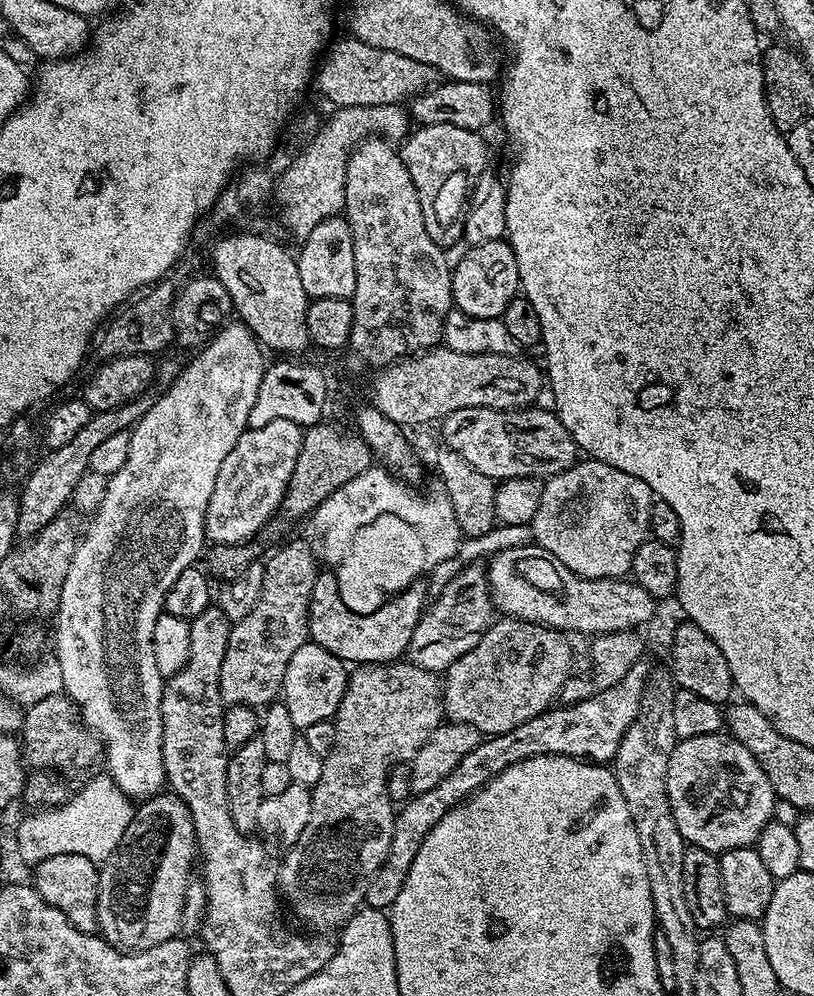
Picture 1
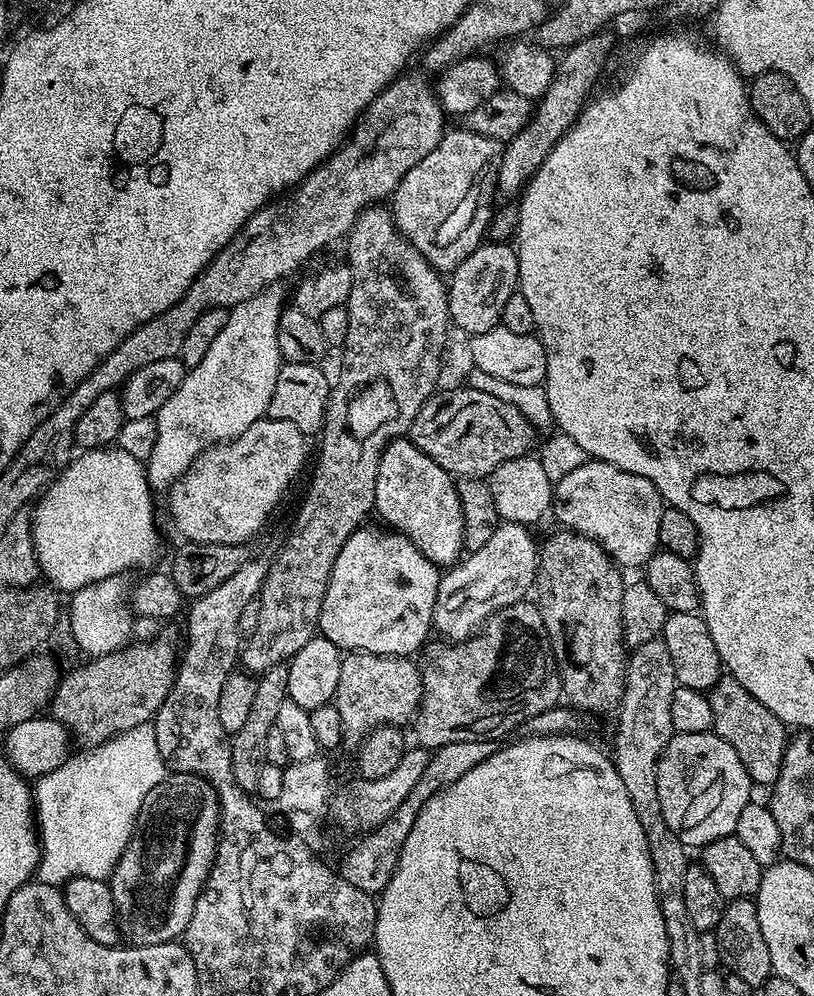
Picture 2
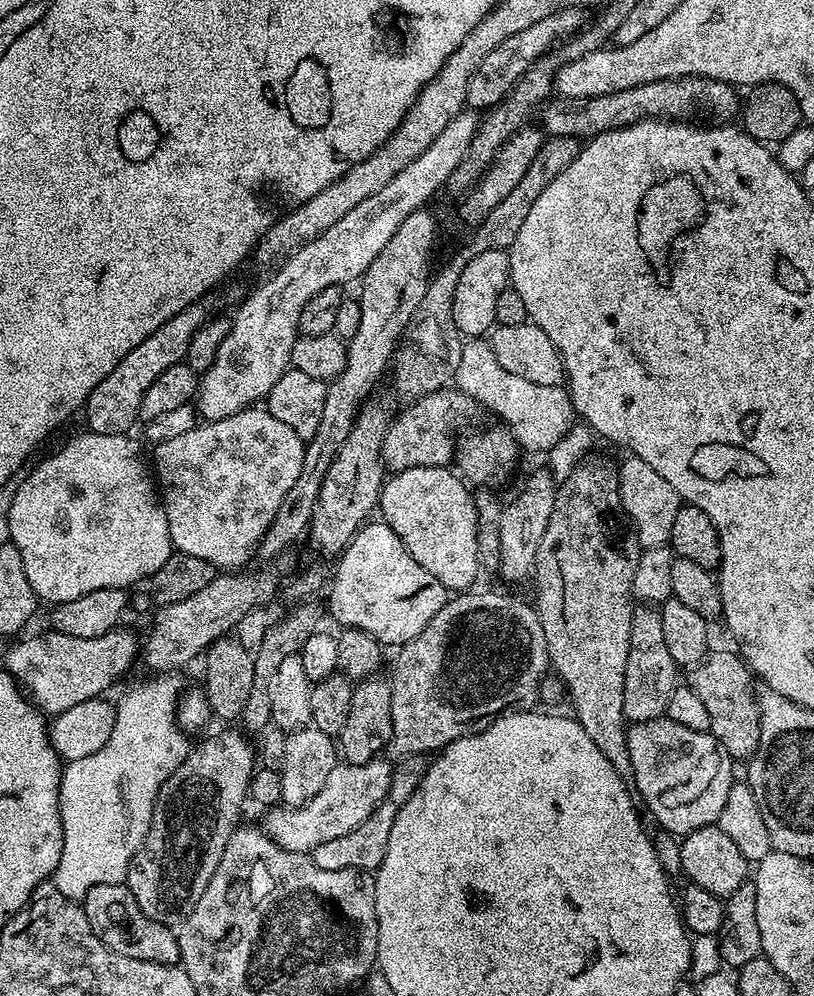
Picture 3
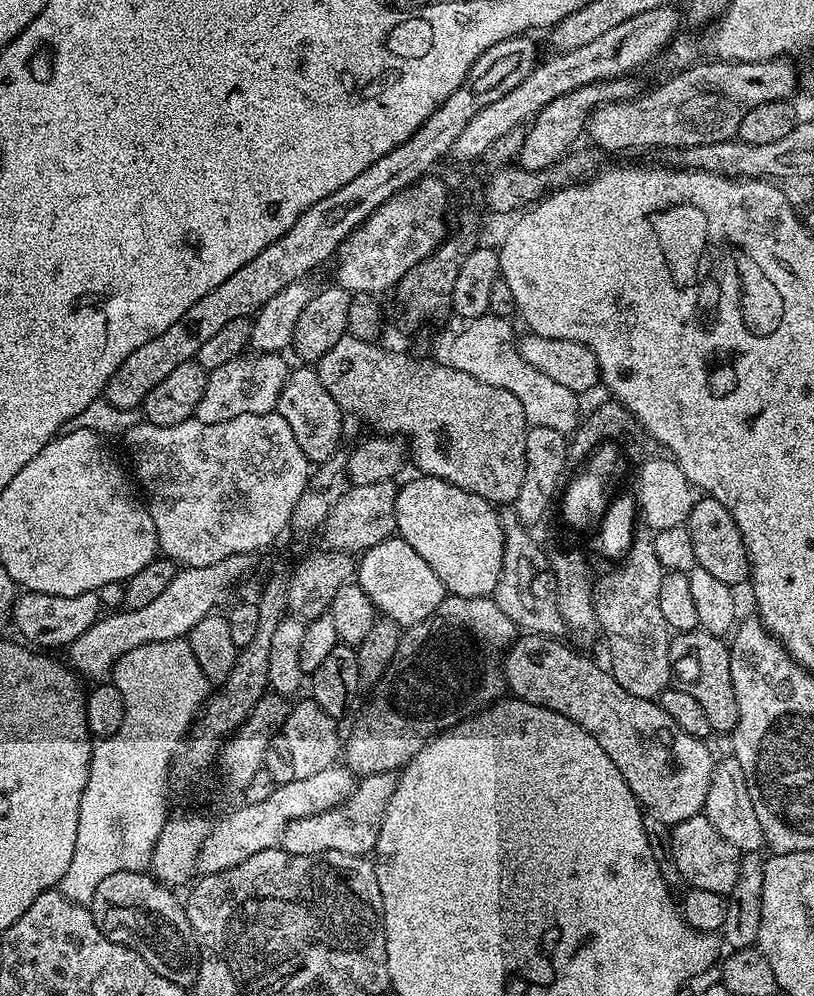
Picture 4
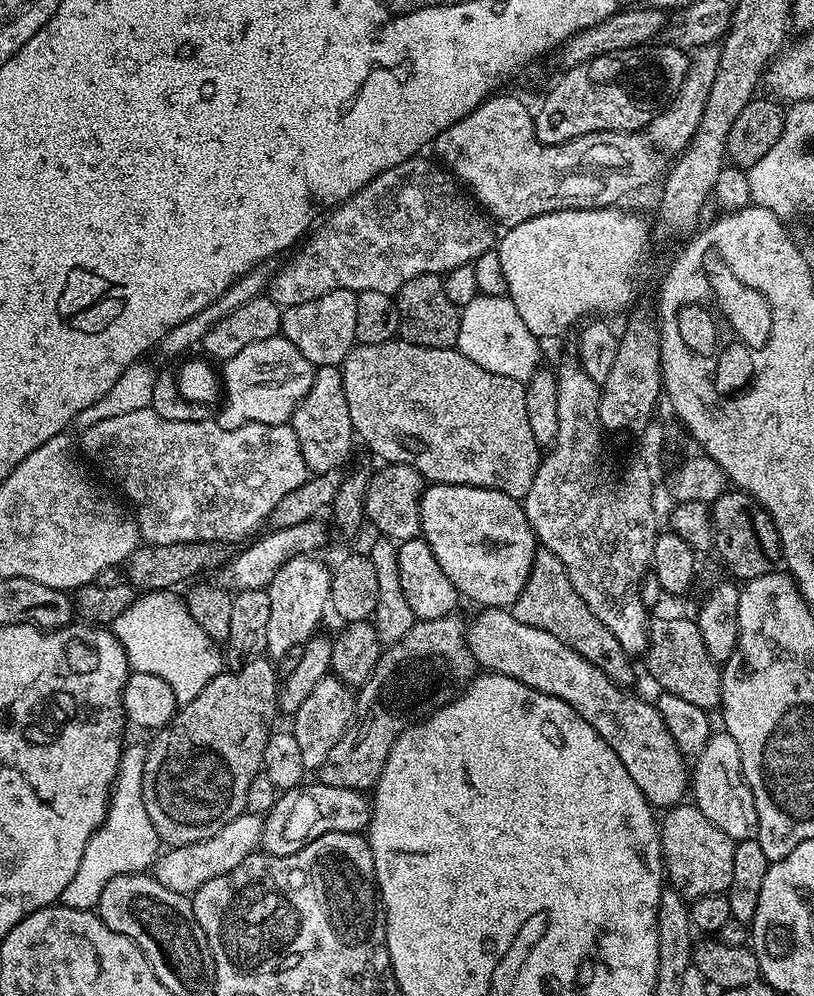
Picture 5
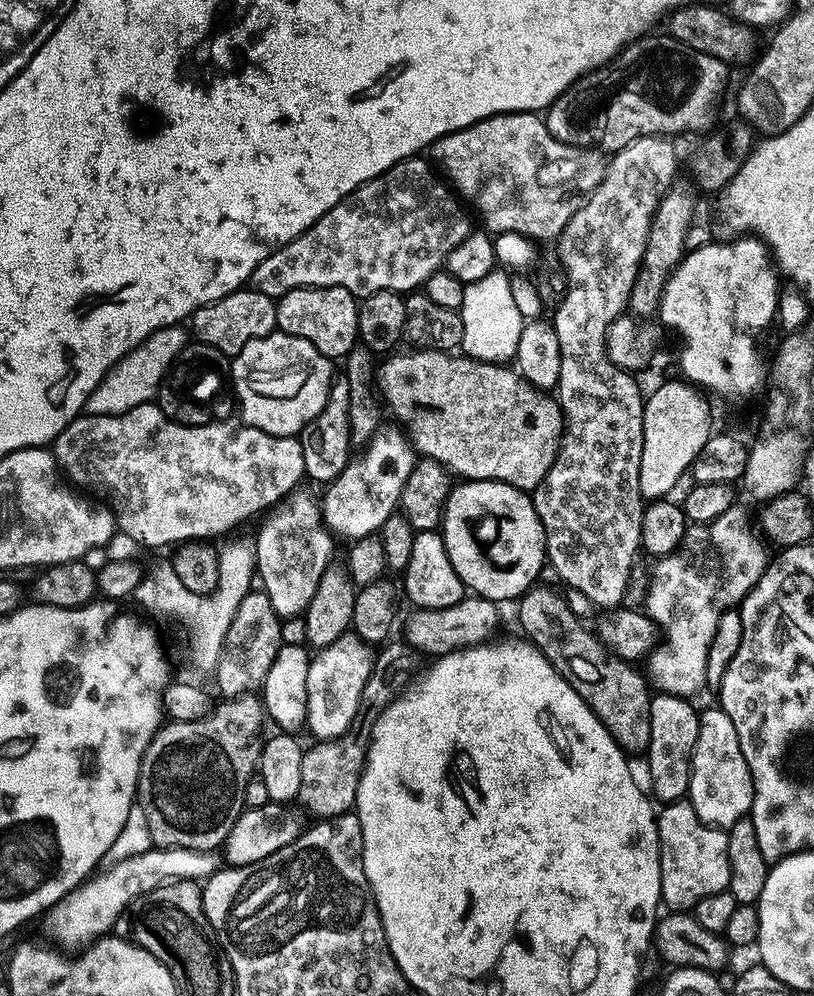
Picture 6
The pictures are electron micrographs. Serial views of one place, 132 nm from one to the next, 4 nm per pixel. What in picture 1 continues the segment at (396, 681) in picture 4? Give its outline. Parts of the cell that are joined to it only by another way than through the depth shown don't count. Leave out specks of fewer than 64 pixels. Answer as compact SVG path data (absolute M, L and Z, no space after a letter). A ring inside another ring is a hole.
M500 618L489 624L479 642L443 673L445 717L453 724L474 726L488 736L497 736L514 730L514 726L522 726L522 722L545 711L559 697L568 677L573 675L572 648L568 640L565 633L546 624L531 624L517 618Z

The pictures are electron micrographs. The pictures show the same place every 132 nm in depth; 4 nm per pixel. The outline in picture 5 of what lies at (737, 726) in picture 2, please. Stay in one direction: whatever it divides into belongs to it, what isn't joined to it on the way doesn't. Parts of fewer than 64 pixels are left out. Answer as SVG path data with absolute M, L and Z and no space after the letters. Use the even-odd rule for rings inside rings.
M676 616L669 620L653 619L648 625L646 659L649 674L661 684L664 692L678 694L678 698L705 710L719 709L722 698L722 668L714 662L714 658L710 658L710 654L706 654L706 645L702 642L702 634L695 619L679 620Z

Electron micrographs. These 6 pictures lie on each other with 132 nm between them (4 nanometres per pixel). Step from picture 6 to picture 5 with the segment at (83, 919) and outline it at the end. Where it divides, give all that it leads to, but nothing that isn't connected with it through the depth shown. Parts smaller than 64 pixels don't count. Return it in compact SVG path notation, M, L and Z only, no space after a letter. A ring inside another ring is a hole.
M243 815L234 818L234 822L226 822L214 838L206 838L202 842L190 842L169 847L155 861L154 875L166 890L195 894L210 878L218 878L218 874L226 874L238 866L247 856L260 848L260 835L262 834L263 819L258 816Z

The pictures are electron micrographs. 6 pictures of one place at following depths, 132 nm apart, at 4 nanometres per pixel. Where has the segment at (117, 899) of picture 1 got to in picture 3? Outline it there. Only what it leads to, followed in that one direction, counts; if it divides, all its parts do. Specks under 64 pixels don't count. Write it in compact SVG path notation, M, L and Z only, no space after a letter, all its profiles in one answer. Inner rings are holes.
M220 732L197 748L195 745L158 790L150 830L130 862L126 881L142 914L154 922L176 926L188 917L202 898L206 882L214 878L232 833L241 823L240 811L248 800L248 783L258 767L258 752L253 741L251 744L240 732Z

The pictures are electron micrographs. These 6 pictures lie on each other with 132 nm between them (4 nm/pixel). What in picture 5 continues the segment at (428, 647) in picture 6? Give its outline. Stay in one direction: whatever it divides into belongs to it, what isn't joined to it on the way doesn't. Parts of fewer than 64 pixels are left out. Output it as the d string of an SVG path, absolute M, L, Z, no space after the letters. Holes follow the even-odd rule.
M484 608L477 612L480 613L473 618L472 624L470 620L466 631L470 654L474 654L481 669L497 672L506 678L514 678L542 694L562 698L562 702L566 702L566 706L570 706L579 716L586 718L586 722L590 722L590 726L598 730L606 746L610 746L610 750L618 754L622 766L626 766L626 774L634 778L634 786L642 790L653 809L674 808L685 799L690 788L690 768L689 765L684 765L687 764L686 758L678 750L674 738L670 738L670 730L666 722L662 722L662 714L656 709L655 703L648 701L647 704L642 697L631 696L627 687L615 684L606 674L602 674L602 670L598 670L598 666L594 666L594 662L570 650L566 642L558 642L554 634L538 630L534 626L526 626L526 622L518 622L518 618L514 618L508 608Z

